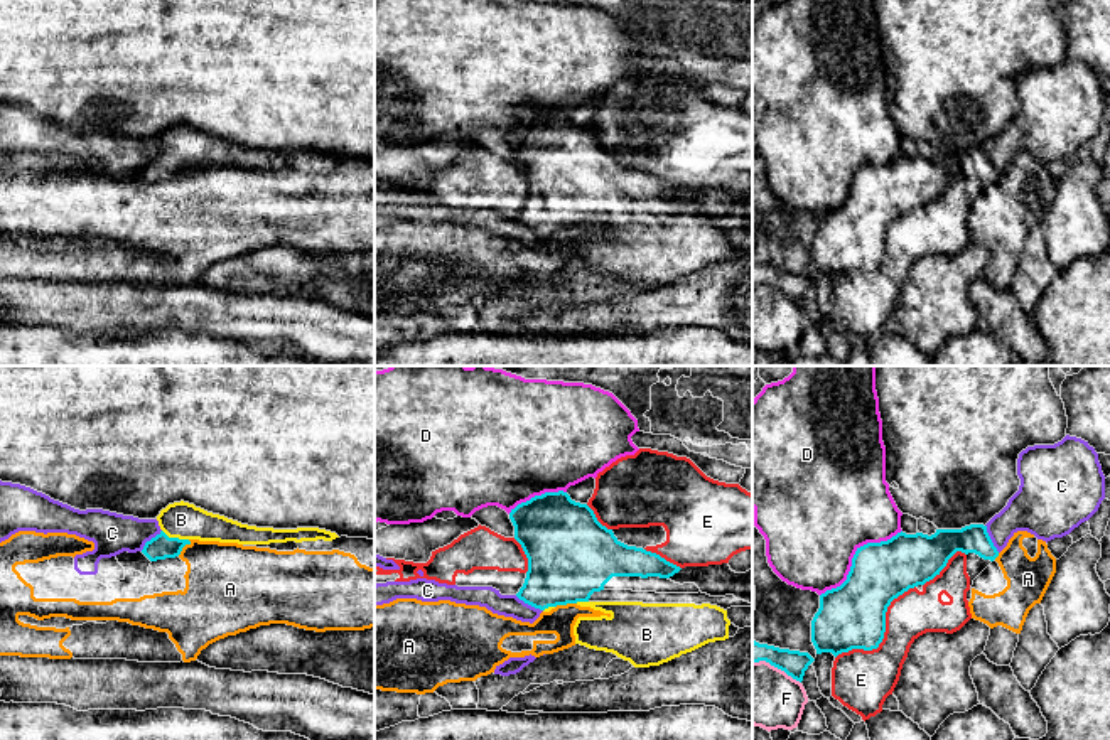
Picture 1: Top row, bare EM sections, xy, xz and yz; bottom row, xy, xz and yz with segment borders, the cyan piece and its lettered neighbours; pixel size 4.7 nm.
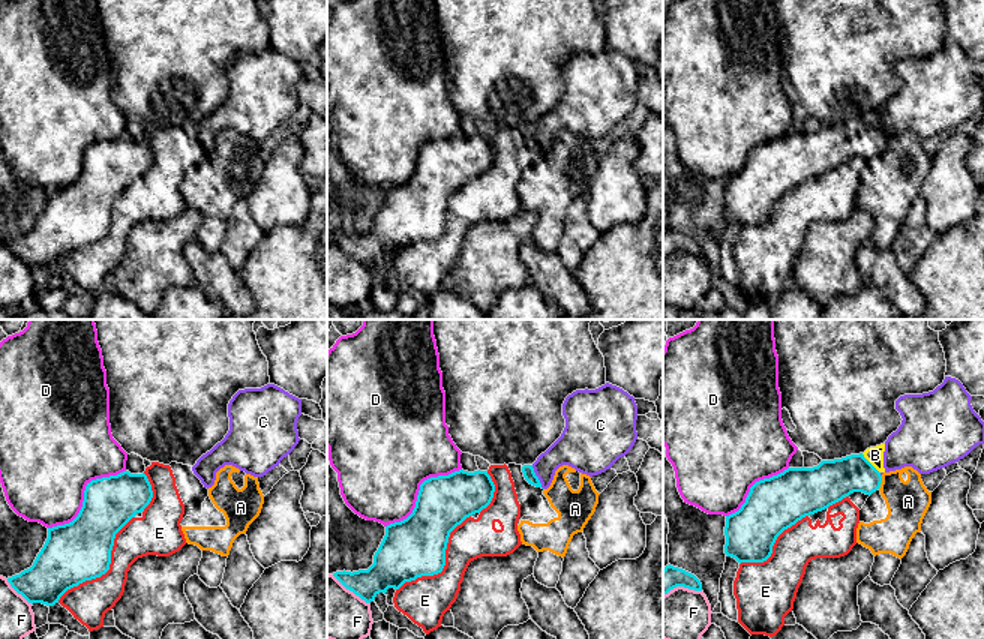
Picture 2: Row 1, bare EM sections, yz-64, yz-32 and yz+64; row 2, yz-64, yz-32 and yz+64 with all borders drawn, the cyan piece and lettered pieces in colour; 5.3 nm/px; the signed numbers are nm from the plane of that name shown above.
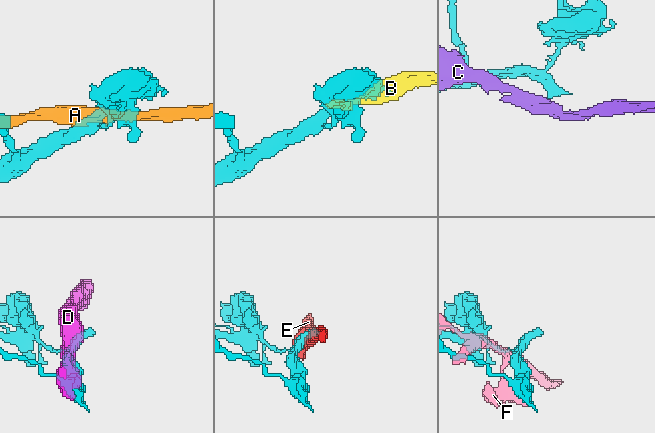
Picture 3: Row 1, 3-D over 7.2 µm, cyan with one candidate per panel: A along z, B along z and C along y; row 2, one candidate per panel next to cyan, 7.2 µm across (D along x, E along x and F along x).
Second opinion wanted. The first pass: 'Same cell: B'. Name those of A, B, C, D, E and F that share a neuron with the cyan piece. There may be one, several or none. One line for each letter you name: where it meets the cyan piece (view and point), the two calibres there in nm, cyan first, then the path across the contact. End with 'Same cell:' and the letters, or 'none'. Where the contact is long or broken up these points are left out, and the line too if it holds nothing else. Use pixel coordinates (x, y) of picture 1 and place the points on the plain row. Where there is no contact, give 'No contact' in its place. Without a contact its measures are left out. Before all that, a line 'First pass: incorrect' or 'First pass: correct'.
First pass: correct
B: Touches cyan at xy (176, 160). Thickness 120 nm (cyan) against 180 nm. Path across: xy (161, 169), (176, 160), (181, 142)
Same cell: B

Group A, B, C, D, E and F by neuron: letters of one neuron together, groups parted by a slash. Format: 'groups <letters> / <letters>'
groups A / B / C / D / E / F

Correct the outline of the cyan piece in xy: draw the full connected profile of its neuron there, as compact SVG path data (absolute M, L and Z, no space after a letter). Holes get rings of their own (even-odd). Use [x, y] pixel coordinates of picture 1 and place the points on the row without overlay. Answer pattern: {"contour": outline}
{"contour": "M174 125L157 138L160 155L145 165L142 175L150 182L175 180L192 162L238 167L270 167L287 164L332 164L336 155L319 150L273 152L241 147L207 135L189 125Z"}

